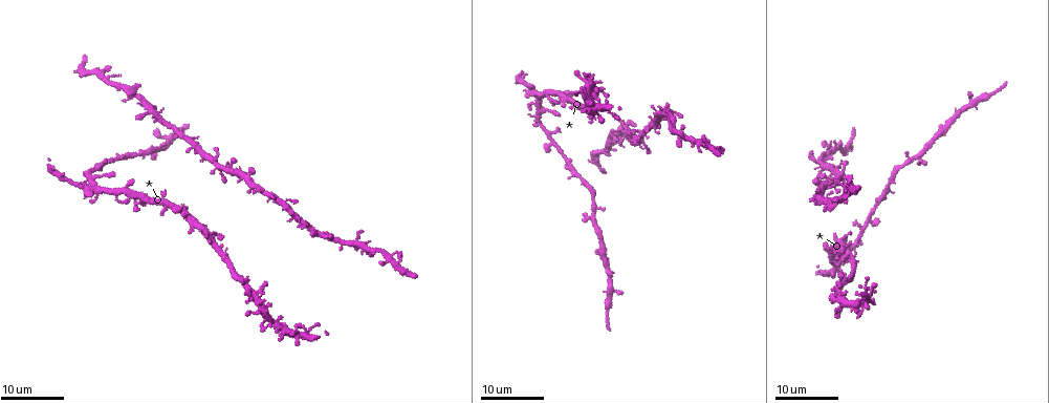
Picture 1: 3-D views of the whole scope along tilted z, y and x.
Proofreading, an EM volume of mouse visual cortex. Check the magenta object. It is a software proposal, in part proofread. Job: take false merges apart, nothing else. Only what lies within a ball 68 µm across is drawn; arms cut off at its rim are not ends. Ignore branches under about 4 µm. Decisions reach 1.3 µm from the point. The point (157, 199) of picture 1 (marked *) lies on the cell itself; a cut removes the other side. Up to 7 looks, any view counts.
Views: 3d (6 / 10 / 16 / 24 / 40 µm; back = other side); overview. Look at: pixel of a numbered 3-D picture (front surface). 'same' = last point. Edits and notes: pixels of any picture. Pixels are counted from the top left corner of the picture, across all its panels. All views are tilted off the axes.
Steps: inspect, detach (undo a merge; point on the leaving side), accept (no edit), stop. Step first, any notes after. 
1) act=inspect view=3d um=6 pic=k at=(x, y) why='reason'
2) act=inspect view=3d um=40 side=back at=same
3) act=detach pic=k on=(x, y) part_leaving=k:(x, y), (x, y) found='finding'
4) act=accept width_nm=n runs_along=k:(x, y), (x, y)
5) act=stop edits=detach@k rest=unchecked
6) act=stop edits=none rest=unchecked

act=inspect view=3d um=24 pic=1 at=(217, 165) why='looks like a crossing'

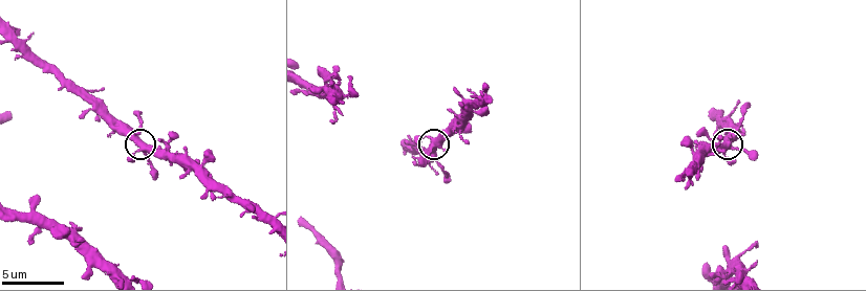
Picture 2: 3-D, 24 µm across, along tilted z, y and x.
act=inspect view=3d um=6 pic=2 at=(145, 143) why='zoom in'

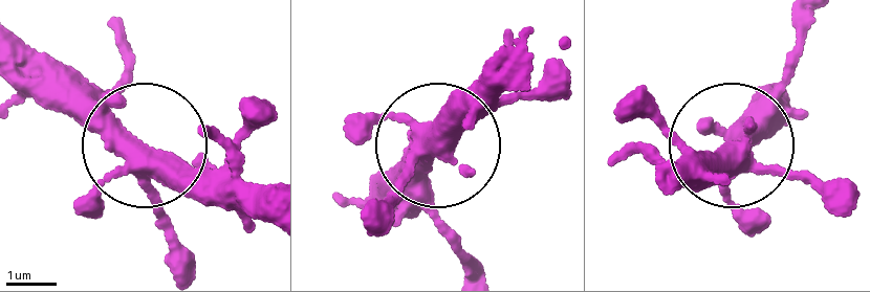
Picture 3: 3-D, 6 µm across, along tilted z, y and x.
act=accept arms=5 found='all the same cell'

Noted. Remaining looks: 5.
act=inspect view=3d um=24 pic=1 at=(93, 188)

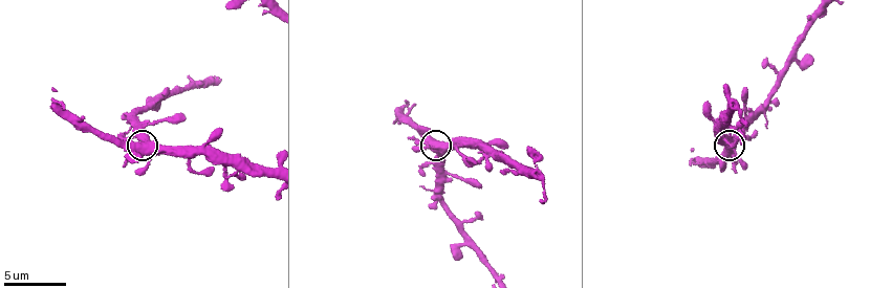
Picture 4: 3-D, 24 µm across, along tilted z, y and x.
act=inspect view=3d um=6 pic=4 at=(146, 143)

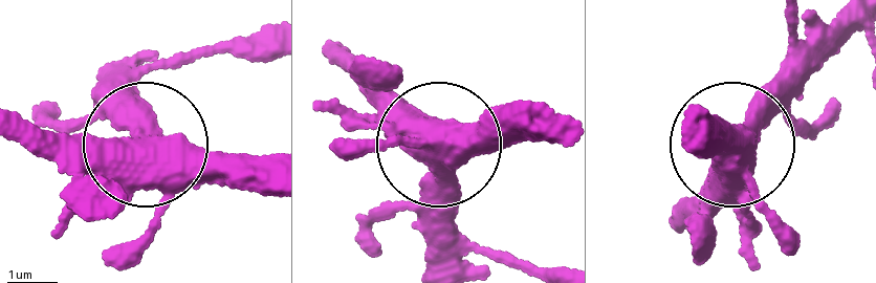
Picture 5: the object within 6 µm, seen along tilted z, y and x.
act=accept found='one cell here'

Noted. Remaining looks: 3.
act=inspect view=3d um=10 pic=4 at=(766, 106) why='four arms meet'

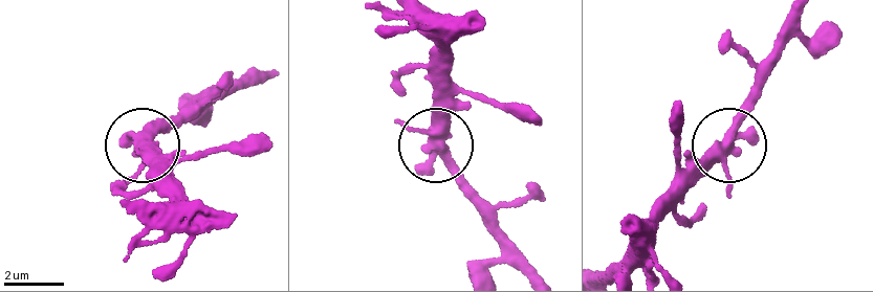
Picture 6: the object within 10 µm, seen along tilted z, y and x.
act=accept runs_along=6:(640, 223), (649, 223), (675, 176), (737, 133), (766, 80) found='one cell here'

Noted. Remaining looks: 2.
act=inspect view=3d um=16 pic=4 at=(544, 180)

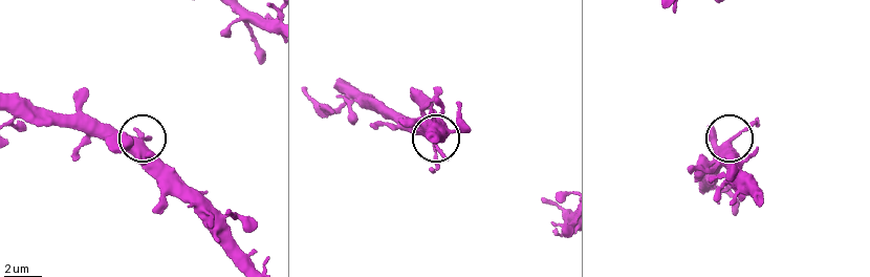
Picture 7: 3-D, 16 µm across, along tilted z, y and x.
act=accept side_arm_um=38 found='one cell here'

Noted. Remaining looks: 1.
act=stop edits=none rest=unchecked

